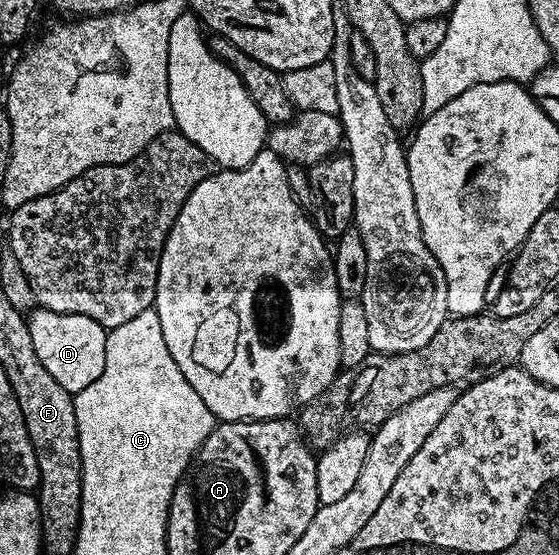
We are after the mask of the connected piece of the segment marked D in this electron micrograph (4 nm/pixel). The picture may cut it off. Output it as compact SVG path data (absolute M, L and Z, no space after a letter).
M38 307L29 314L28 324L32 347L36 347L36 359L44 363L44 371L48 371L48 375L52 375L52 379L56 379L56 383L60 383L64 391L76 395L84 391L84 387L100 379L104 371L108 331L103 325L96 323L96 319L88 319L88 315L57 313Z

